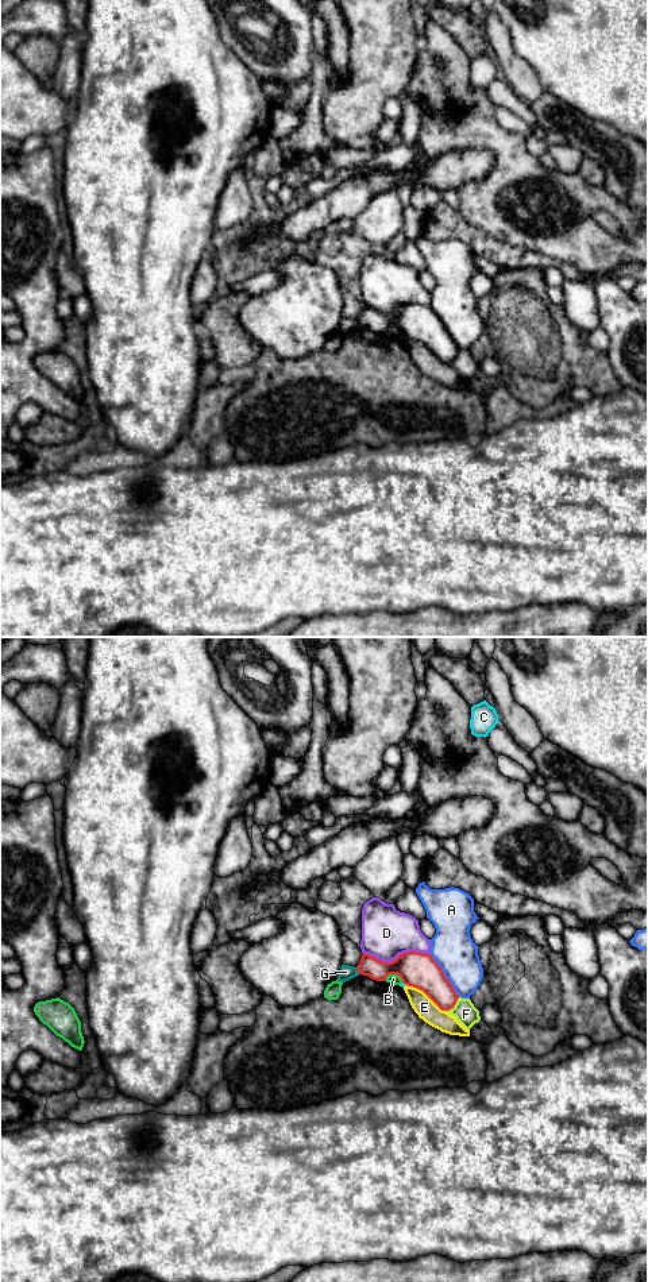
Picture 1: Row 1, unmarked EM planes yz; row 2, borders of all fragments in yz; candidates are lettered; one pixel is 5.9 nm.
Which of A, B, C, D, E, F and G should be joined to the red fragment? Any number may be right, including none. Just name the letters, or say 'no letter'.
no letter

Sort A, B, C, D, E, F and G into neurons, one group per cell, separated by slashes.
A / B / C G / D / E / F

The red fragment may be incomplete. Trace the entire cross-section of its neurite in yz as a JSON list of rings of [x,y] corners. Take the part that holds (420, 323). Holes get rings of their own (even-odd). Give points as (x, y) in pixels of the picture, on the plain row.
[[[408,304],[392,314],[383,314],[363,305],[356,321],[359,327],[377,333],[386,333],[389,327],[397,327],[405,337],[423,343],[441,363],[452,362],[459,351],[431,306]]]

